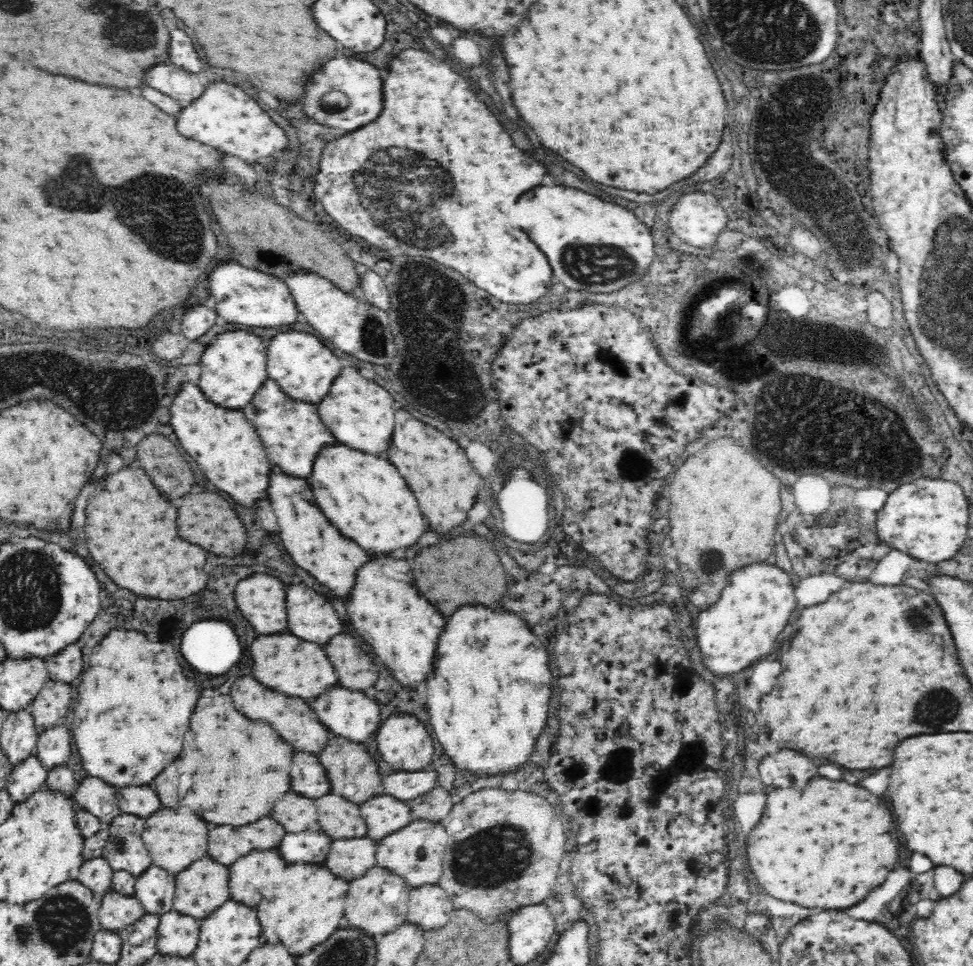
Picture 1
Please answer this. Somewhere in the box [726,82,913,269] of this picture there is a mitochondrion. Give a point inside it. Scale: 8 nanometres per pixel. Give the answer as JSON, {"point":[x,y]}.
{"point":[787,157]}

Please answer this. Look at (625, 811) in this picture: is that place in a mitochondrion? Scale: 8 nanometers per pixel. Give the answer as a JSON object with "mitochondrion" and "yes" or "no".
{"mitochondrion":"no"}

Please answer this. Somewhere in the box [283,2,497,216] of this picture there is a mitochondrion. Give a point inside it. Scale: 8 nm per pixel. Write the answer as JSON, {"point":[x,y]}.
{"point":[336,102]}

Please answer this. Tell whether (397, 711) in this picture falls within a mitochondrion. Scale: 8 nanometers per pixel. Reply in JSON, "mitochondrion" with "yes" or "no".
{"mitochondrion":"no"}

